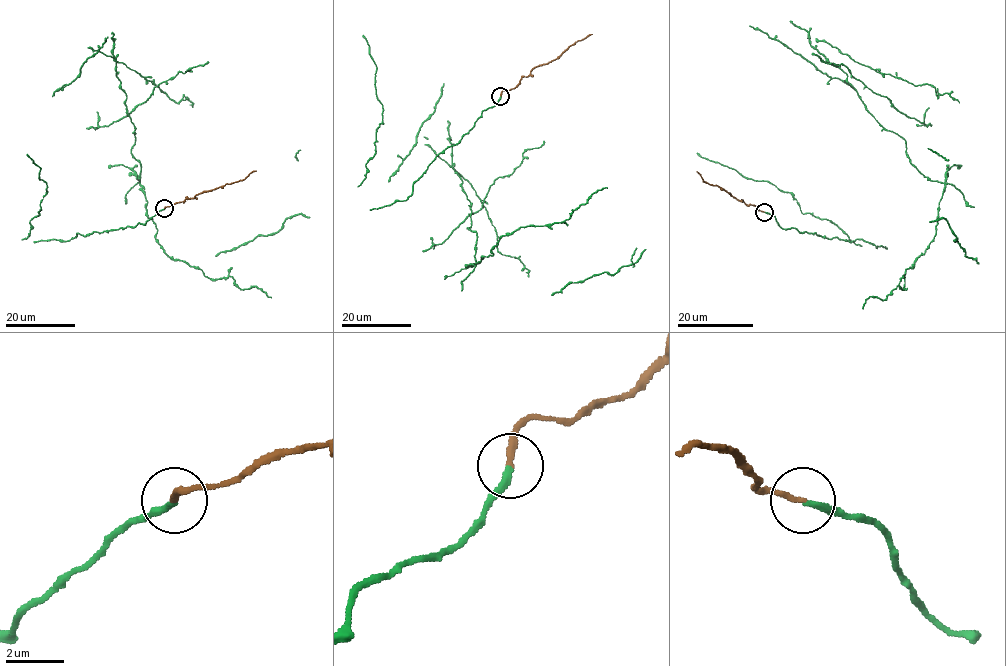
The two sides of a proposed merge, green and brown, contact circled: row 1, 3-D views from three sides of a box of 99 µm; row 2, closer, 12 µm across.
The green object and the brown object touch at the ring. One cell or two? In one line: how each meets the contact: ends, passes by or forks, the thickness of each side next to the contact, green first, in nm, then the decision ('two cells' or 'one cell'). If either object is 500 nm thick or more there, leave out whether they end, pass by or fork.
green ends | brown ends | 220/200 nm | two cells

